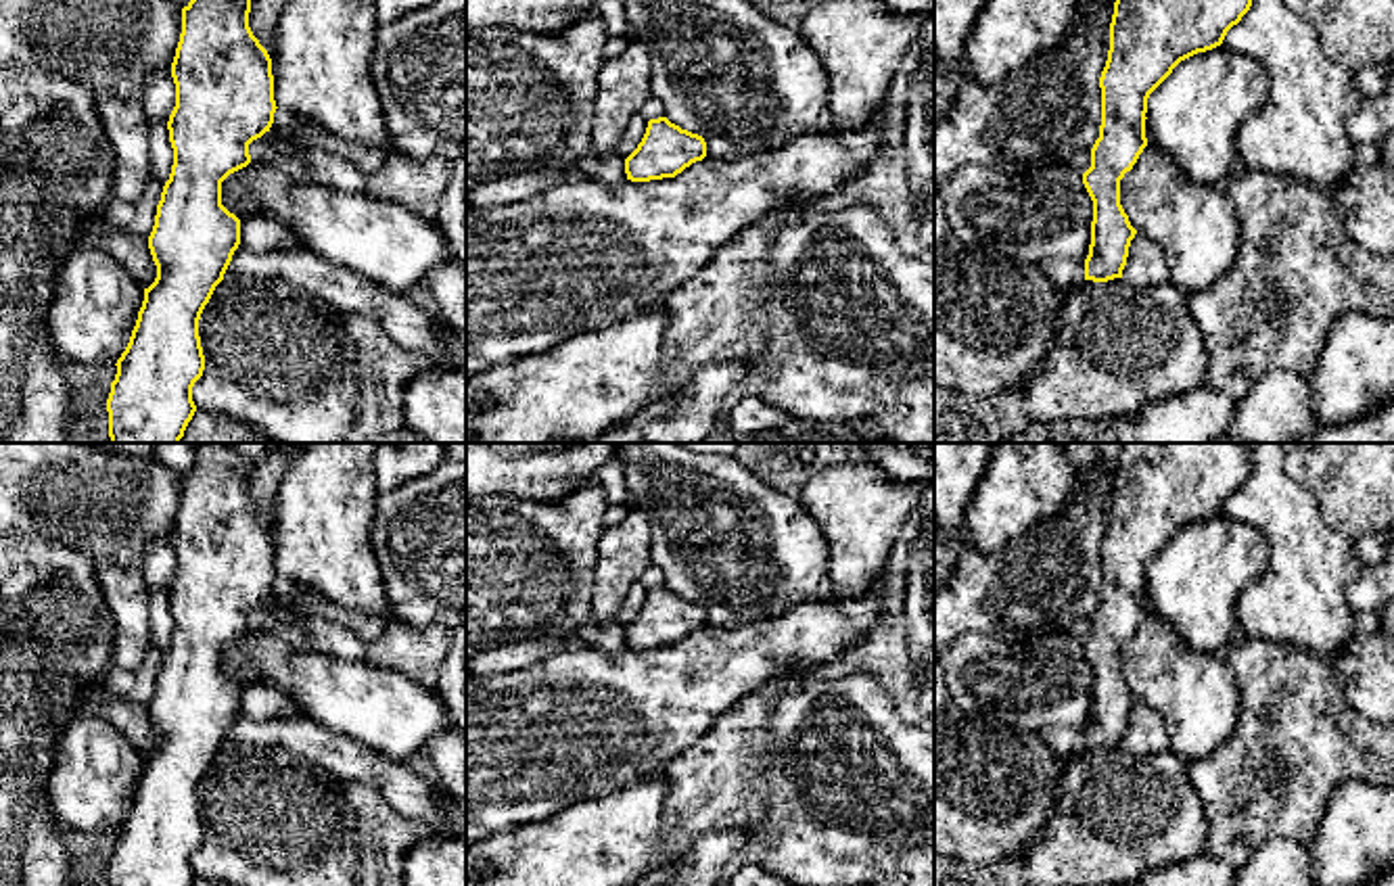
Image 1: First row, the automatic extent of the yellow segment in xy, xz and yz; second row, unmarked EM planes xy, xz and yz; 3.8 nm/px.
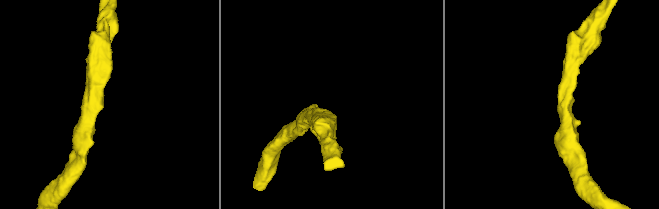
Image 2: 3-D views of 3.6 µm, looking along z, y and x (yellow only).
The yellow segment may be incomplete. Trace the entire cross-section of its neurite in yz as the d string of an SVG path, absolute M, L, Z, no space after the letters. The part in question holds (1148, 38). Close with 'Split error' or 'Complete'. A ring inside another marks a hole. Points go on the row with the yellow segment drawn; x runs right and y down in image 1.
M1116 0L1099 77L1101 125L1083 184L1093 201L1085 280L1122 278L1137 230L1120 205L1120 180L1147 146L1149 94L1172 69L1223 44L1252 0Z. Complete

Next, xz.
M658 117L648 121L642 142L625 159L625 173L631 182L675 178L704 157L706 142L702 136Z. Complete

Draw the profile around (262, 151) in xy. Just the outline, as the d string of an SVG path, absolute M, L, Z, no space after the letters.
M265 132L261 138L249 144L251 163L255 165L272 163L274 155L282 146L293 148L293 150L301 148L299 142L276 138L272 132Z

